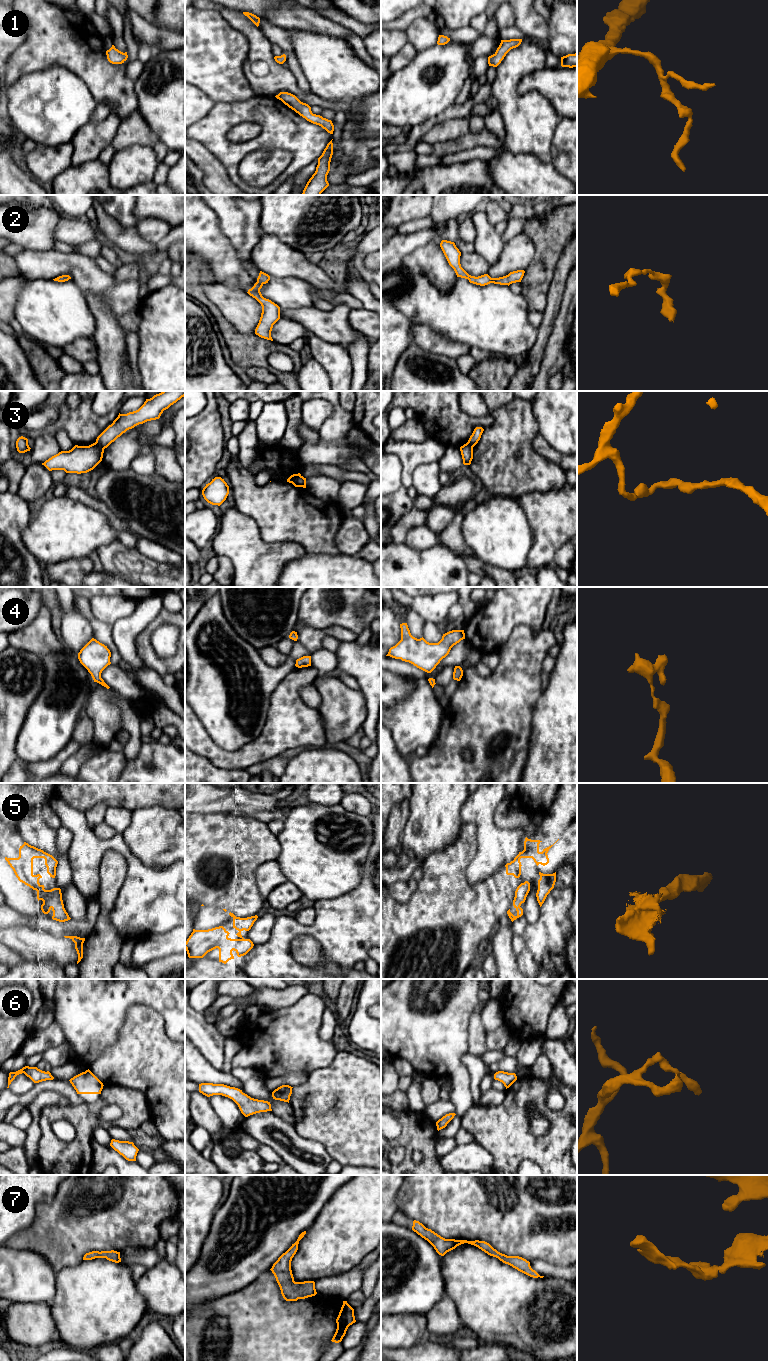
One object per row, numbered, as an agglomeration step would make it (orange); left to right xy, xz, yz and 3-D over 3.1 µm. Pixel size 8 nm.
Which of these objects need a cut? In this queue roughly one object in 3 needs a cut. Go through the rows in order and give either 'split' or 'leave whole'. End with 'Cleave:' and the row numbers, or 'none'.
1: leave whole
2: leave whole
3: split
4: leave whole
5: leave whole
6: leave whole
7: leave whole
Cleave: 3

